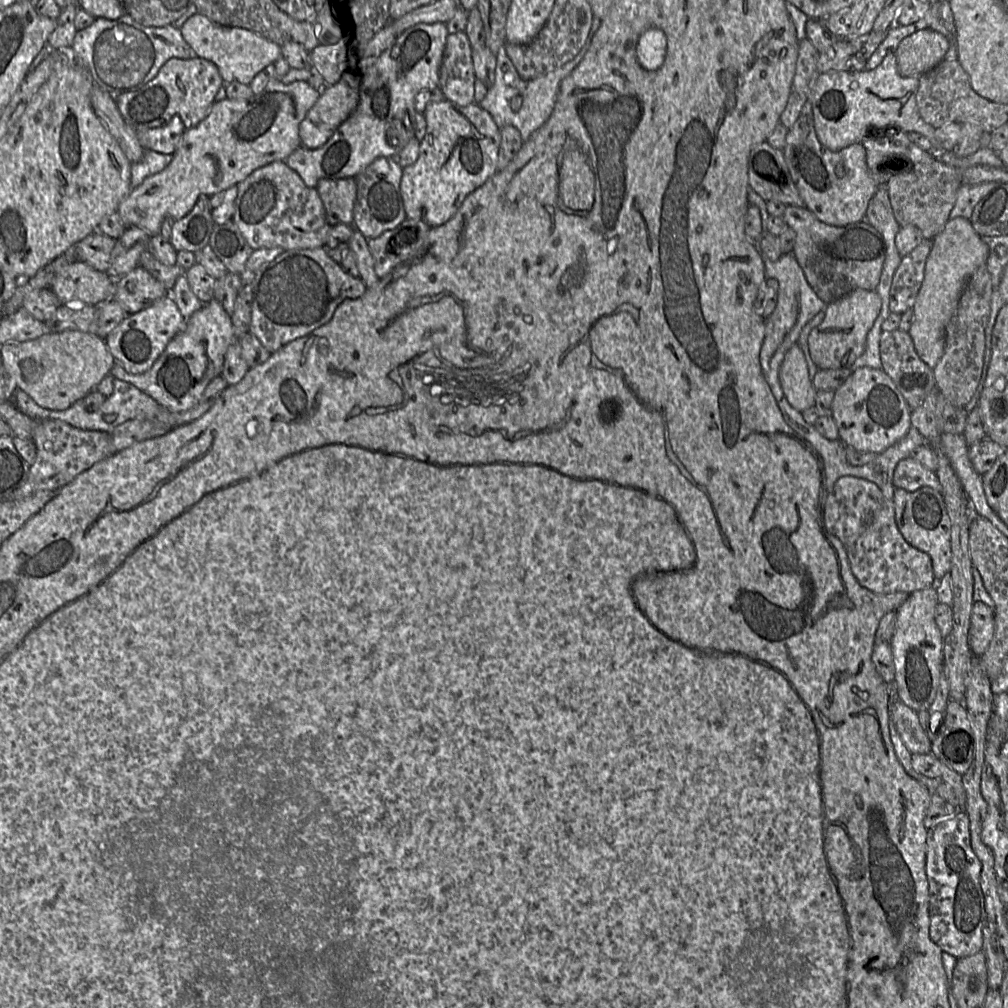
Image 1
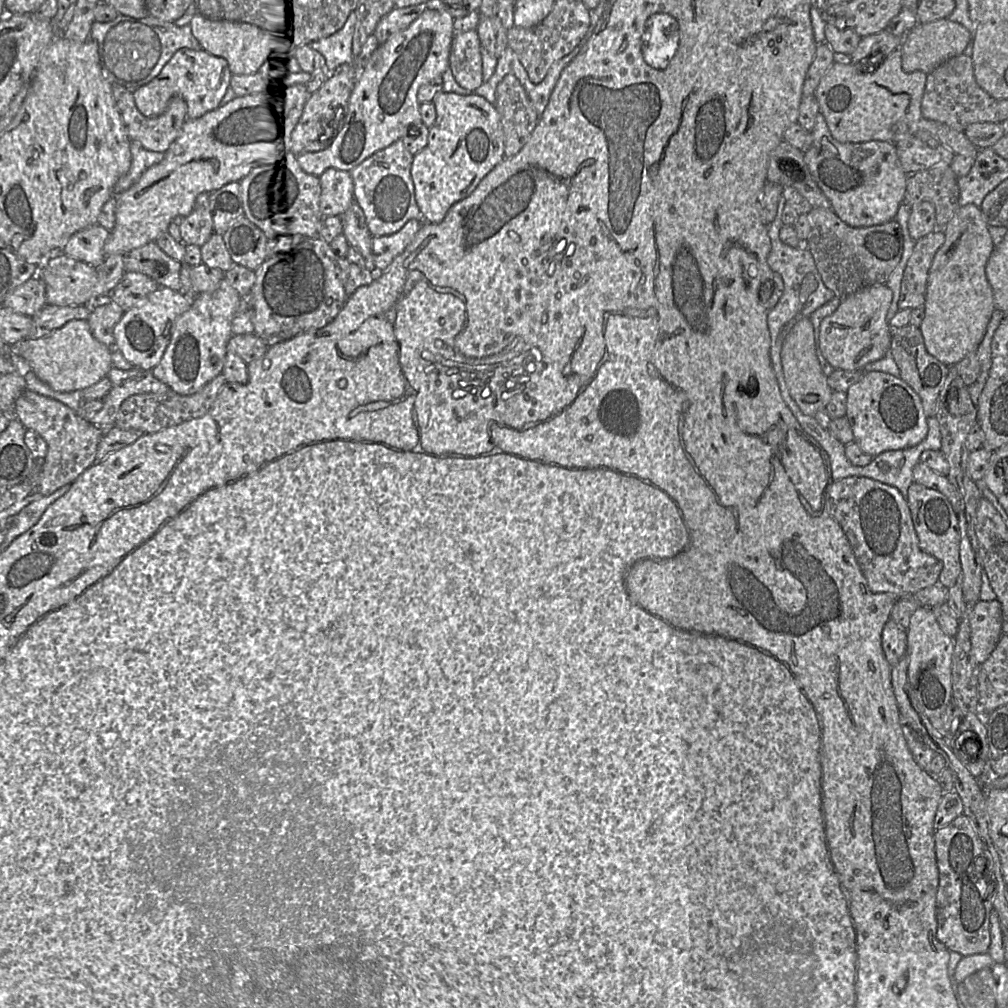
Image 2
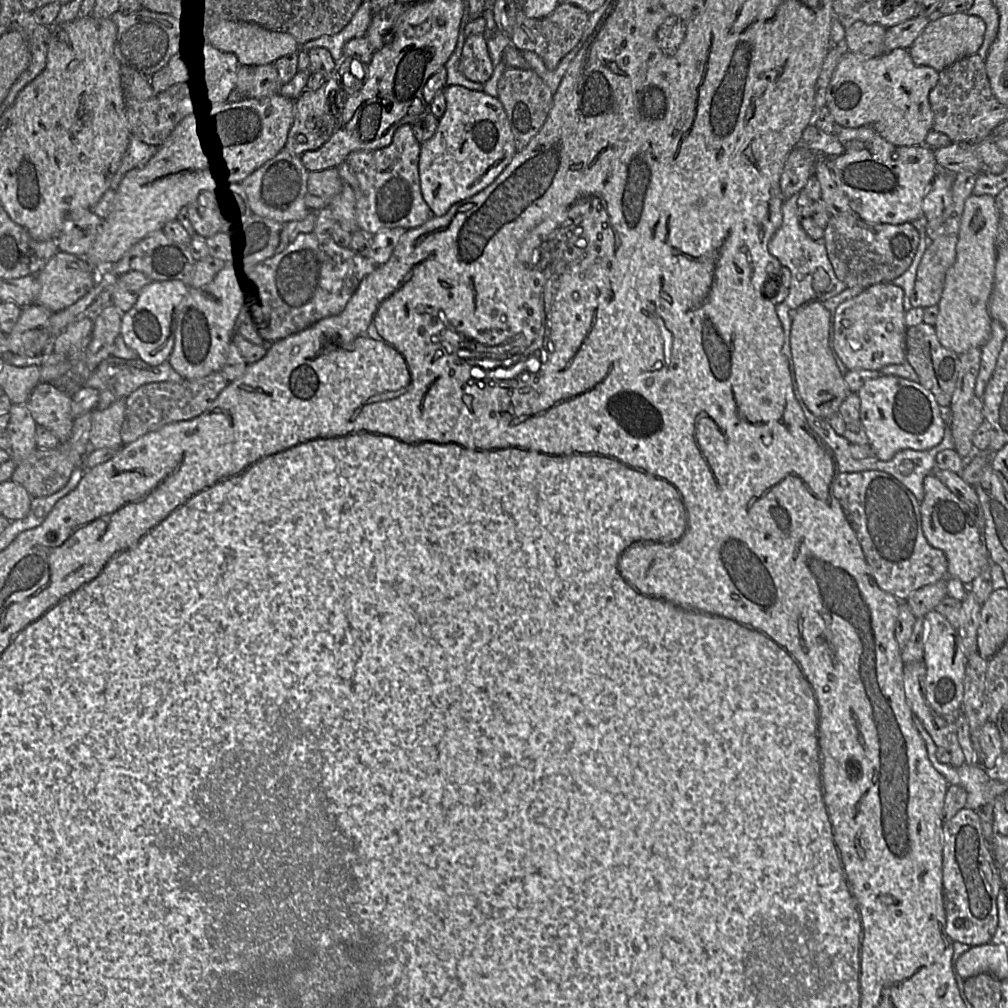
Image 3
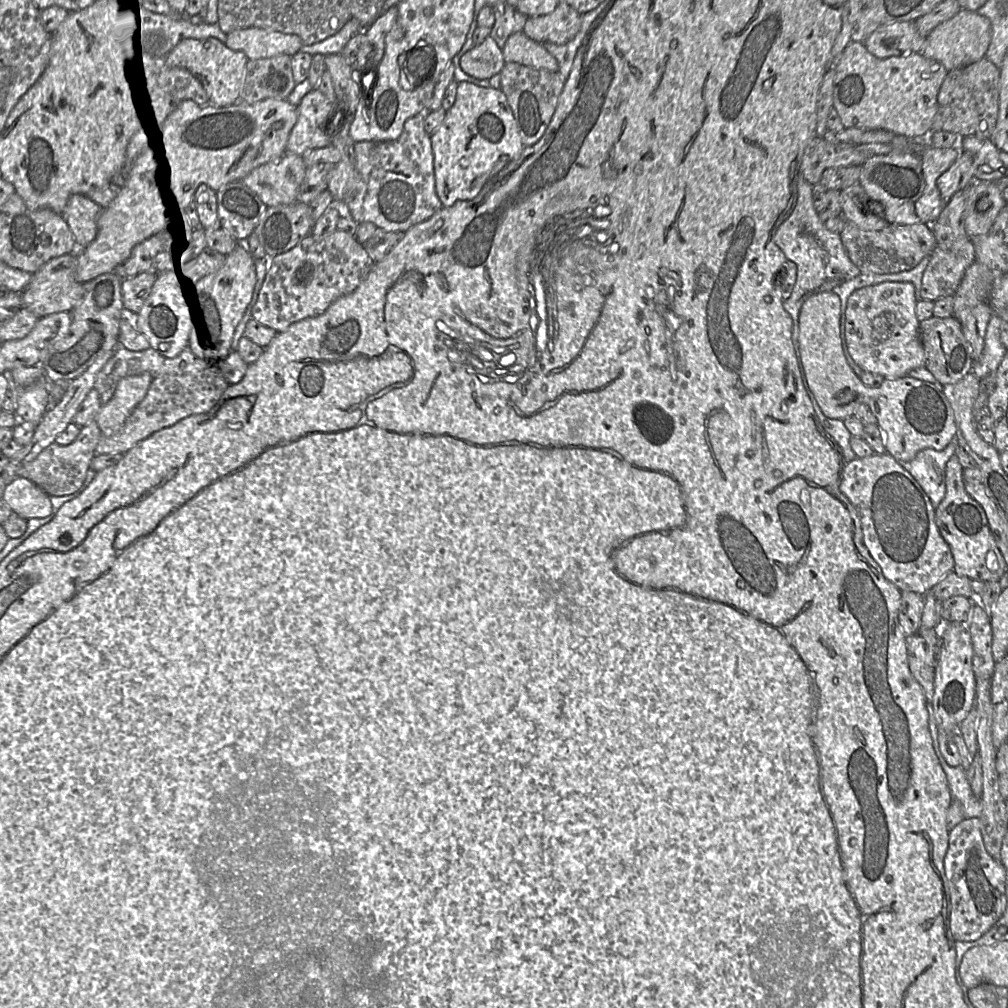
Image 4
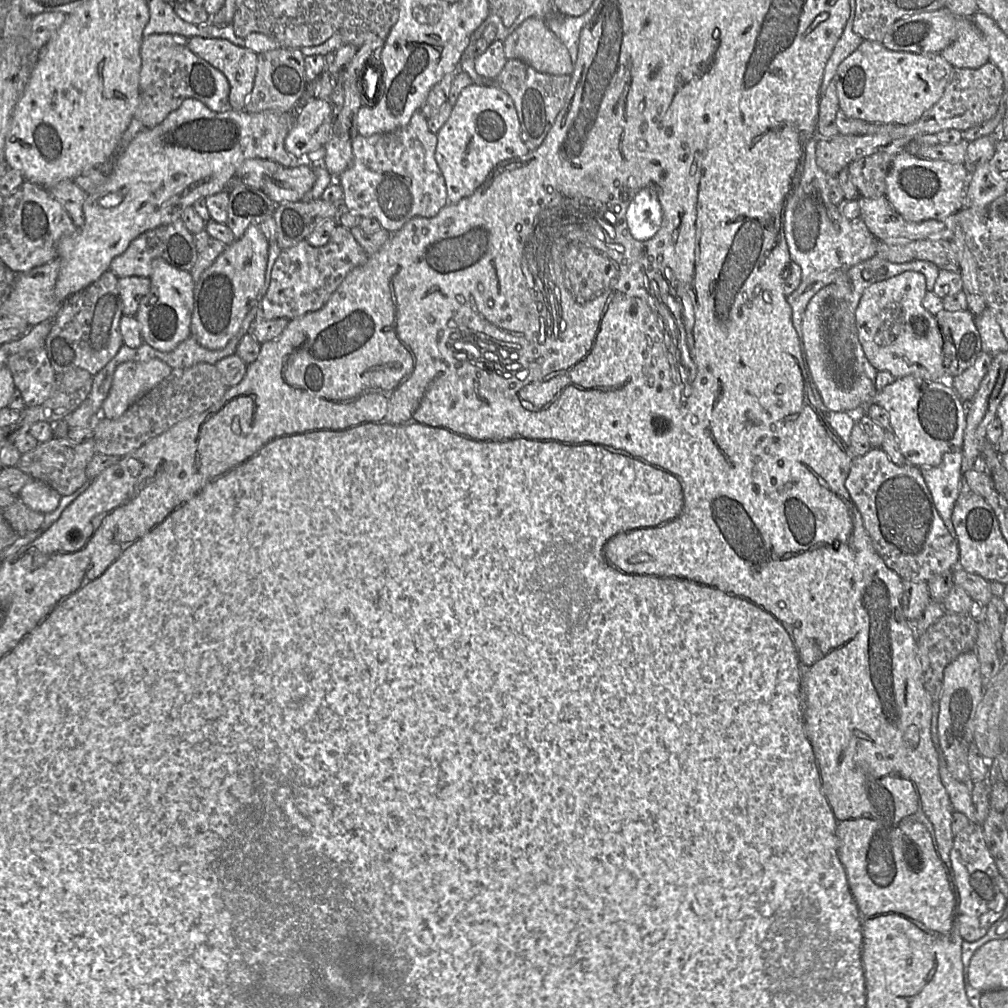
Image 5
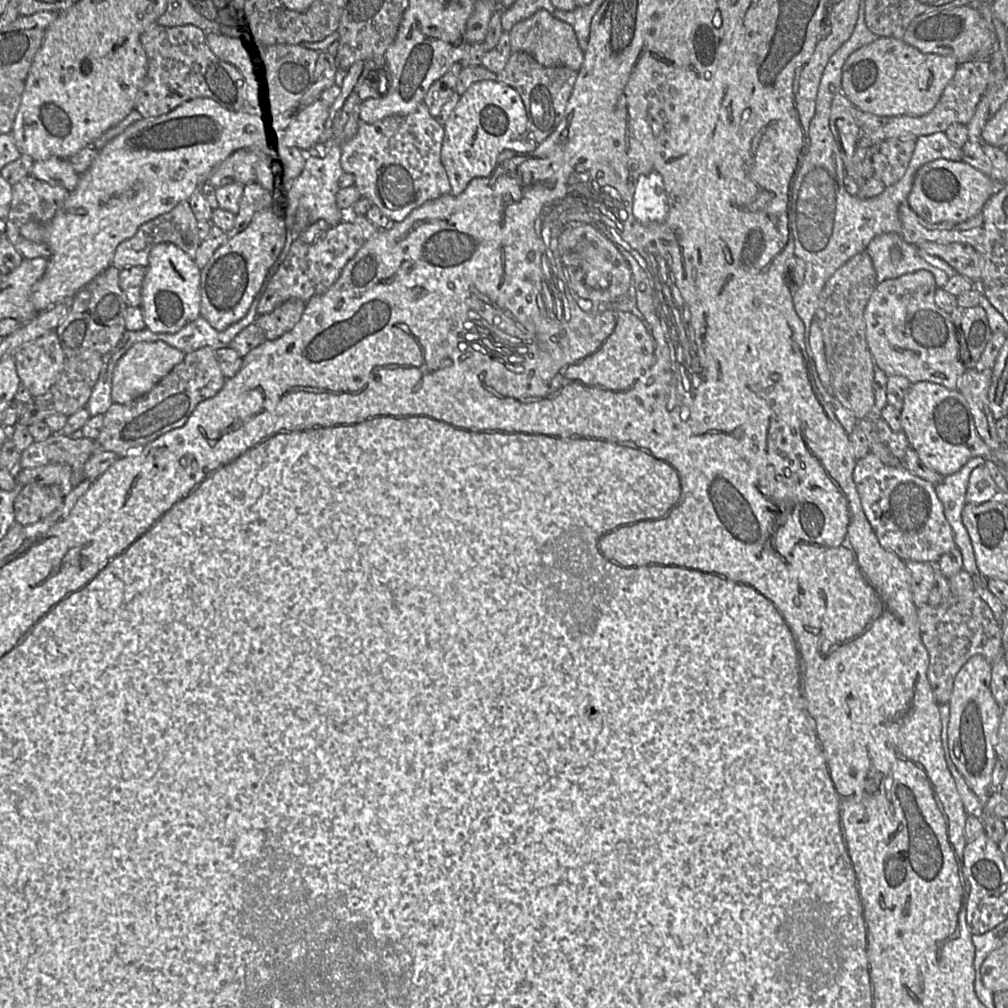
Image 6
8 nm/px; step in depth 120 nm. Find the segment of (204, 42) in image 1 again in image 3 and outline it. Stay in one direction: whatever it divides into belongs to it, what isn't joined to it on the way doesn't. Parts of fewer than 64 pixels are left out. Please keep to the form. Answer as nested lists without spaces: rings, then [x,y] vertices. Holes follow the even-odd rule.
[[[225,21],[209,23],[210,44],[218,50],[234,53],[241,66],[273,64],[277,59],[300,50],[300,44],[288,33],[268,30],[260,25],[241,22]]]

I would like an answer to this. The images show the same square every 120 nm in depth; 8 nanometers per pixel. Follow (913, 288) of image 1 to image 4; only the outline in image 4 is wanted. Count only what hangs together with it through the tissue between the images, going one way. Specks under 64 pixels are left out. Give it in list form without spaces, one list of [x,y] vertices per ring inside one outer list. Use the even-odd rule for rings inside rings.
[[[963,237],[947,245],[948,250],[938,246],[922,277],[919,300],[935,302],[953,297],[966,269],[975,262],[975,250],[970,238]]]

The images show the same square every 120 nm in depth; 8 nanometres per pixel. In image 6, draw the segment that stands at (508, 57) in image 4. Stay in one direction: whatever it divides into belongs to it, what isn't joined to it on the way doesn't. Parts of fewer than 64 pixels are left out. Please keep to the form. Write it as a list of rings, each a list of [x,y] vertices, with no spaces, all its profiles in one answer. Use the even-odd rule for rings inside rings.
[[[538,10],[531,17],[515,24],[509,32],[512,52],[525,52],[544,67],[564,66],[579,71],[584,60],[574,29],[546,10]]]

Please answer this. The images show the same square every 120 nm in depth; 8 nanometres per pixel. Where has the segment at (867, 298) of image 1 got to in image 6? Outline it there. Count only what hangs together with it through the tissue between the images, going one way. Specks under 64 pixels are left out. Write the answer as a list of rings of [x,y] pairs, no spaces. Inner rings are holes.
[[[919,270],[878,283],[864,310],[866,341],[874,363],[888,377],[903,376],[911,384],[927,381],[949,390],[956,390],[958,380],[966,368],[959,357],[959,342],[951,316],[935,303],[937,288],[933,274],[927,270]]]

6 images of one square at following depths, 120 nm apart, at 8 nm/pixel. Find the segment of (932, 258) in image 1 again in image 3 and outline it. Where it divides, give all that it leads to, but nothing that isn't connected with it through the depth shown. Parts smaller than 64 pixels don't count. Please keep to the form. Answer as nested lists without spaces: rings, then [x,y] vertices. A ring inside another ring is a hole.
[[[971,194],[966,199],[957,234],[956,260],[946,272],[934,324],[940,343],[958,355],[971,348],[982,348],[991,335],[992,317],[988,311],[988,300],[994,284],[999,218],[995,197]]]

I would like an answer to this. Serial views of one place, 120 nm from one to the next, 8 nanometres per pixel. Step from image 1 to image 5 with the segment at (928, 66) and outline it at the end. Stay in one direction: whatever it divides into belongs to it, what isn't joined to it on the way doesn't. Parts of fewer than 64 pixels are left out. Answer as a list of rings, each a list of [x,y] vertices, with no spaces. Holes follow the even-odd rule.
[[[970,19],[959,21],[959,35],[940,52],[953,68],[978,69],[989,61],[989,44]]]

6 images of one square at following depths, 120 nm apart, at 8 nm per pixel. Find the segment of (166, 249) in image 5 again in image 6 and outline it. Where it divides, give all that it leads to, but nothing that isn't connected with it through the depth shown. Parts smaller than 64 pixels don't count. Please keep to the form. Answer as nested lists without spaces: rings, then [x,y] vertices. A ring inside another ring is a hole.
[[[187,201],[180,202],[169,212],[142,224],[133,237],[117,246],[112,265],[120,270],[125,267],[147,267],[149,252],[159,243],[172,243],[194,260],[201,241],[198,237],[197,220]]]

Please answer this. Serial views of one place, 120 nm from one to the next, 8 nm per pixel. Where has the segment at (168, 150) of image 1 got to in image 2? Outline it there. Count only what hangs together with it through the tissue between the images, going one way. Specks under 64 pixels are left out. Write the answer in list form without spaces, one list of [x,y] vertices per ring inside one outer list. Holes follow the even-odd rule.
[[[112,87],[116,106],[120,112],[123,123],[131,141],[138,142],[147,150],[165,153],[187,119],[187,104],[183,98],[175,96],[171,98],[166,110],[157,117],[146,117],[137,109],[133,92],[120,87]]]

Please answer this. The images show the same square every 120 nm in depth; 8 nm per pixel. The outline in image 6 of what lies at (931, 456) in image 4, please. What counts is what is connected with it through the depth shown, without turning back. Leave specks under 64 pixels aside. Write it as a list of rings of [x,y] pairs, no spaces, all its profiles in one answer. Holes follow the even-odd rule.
[[[973,457],[969,459],[956,473],[944,476],[943,480],[939,484],[935,485],[935,491],[943,503],[945,517],[953,530],[956,546],[961,551],[963,569],[970,574],[973,580],[974,592],[989,605],[994,613],[994,616],[1000,622],[1003,612],[1007,608],[1005,608],[999,599],[991,593],[988,588],[988,579],[984,577],[978,569],[972,542],[961,517],[963,508],[966,505],[966,491],[969,483],[969,476],[974,468],[983,466],[985,461],[986,459],[982,457]]]

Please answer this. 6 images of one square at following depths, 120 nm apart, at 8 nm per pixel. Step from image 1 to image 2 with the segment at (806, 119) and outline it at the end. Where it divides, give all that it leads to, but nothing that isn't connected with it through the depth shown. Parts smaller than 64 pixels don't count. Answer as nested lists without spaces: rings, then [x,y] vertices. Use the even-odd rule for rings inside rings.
[[[819,112],[810,132],[812,143],[804,153],[804,162],[835,214],[852,227],[870,227],[894,220],[903,204],[907,175],[897,149],[891,142],[869,141],[841,143],[835,140]]]

